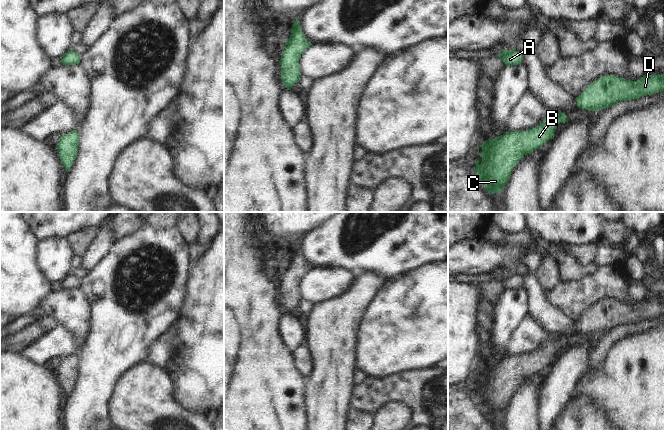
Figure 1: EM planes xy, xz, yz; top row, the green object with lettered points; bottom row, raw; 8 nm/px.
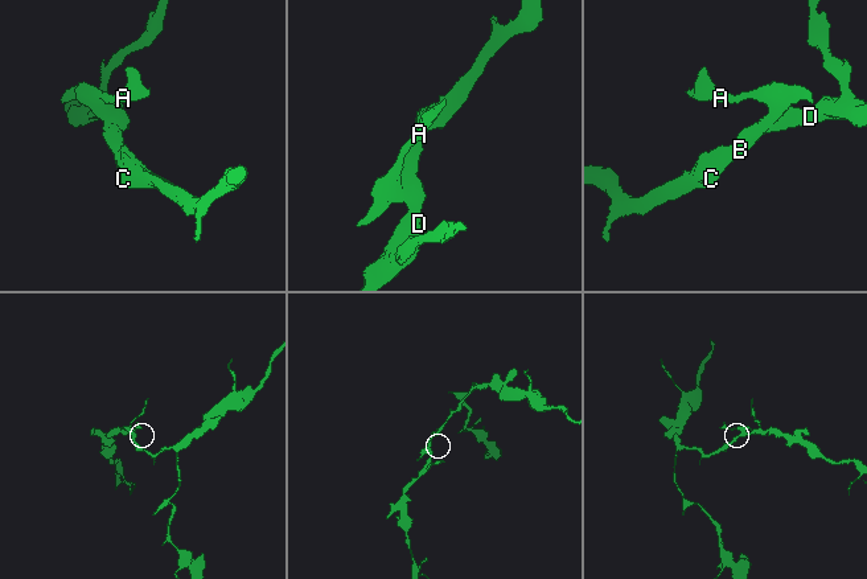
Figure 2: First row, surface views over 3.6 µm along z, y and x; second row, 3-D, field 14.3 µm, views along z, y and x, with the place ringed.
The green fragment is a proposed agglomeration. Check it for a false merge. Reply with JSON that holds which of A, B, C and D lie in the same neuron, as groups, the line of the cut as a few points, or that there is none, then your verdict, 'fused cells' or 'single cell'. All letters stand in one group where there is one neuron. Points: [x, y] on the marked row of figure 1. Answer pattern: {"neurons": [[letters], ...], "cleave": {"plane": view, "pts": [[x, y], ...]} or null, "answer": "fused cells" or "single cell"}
{"neurons": [["A", "B", "C", "D"]], "cleave": null, "answer": "single cell"}

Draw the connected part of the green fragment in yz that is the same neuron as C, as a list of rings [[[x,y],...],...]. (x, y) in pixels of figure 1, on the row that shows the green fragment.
[[[553,110],[549,116],[535,128],[519,132],[508,131],[504,135],[500,135],[493,140],[485,140],[481,146],[482,152],[477,152],[477,155],[482,158],[482,162],[479,165],[479,161],[475,159],[476,166],[474,168],[477,178],[482,182],[484,188],[492,194],[500,194],[510,179],[511,171],[516,166],[516,164],[526,154],[531,154],[534,150],[540,148],[544,143],[553,139],[554,132],[558,124],[565,122],[568,122],[567,115],[562,113],[561,110]]]

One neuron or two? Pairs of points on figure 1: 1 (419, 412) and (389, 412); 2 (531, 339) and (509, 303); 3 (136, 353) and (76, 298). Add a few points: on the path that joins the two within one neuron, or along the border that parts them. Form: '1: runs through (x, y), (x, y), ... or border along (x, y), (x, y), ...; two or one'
1: border along (388, 403), (402, 403), (410, 411), (411, 418); two
2: border along (528, 313), (512, 333), (508, 342); two
3: border along (81, 289), (90, 306), (90, 331), (88, 334); two

